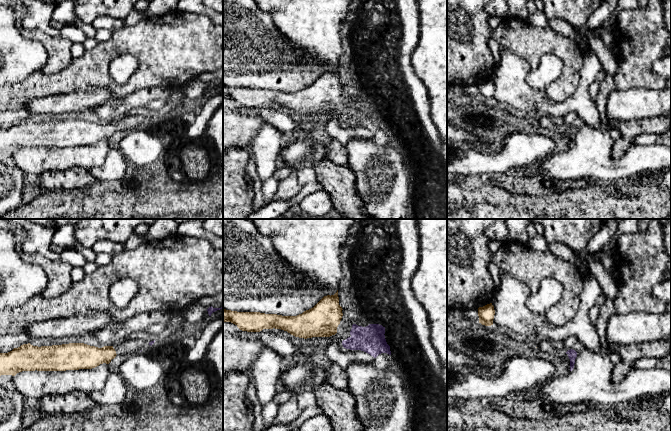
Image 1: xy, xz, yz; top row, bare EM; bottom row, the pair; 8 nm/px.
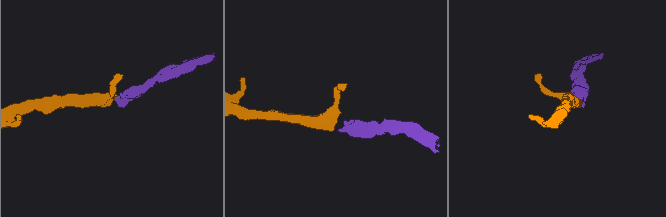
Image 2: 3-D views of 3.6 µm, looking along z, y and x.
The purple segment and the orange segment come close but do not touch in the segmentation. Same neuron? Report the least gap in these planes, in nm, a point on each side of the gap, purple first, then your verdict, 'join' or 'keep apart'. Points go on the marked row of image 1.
gap 90 nm; span xz (343, 340), (336, 332); join

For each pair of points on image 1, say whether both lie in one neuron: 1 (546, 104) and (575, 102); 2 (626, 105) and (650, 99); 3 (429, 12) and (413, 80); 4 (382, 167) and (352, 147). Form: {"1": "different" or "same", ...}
{"1": "same", "2": "same", "3": "different", "4": "same"}

